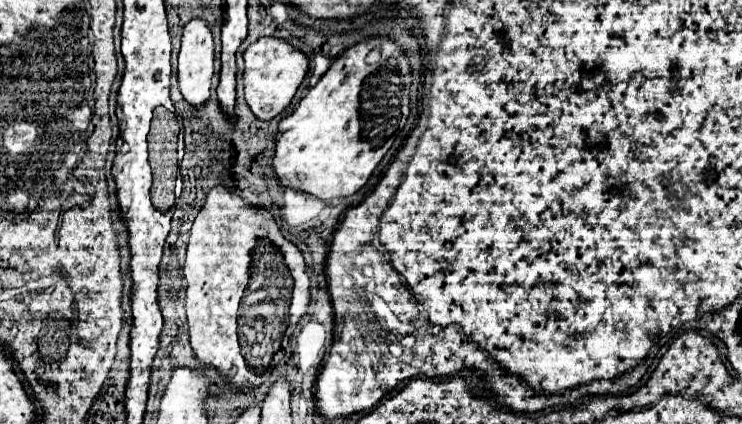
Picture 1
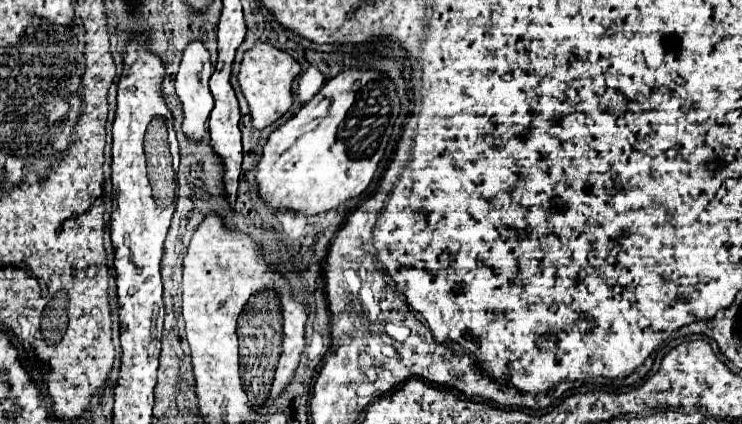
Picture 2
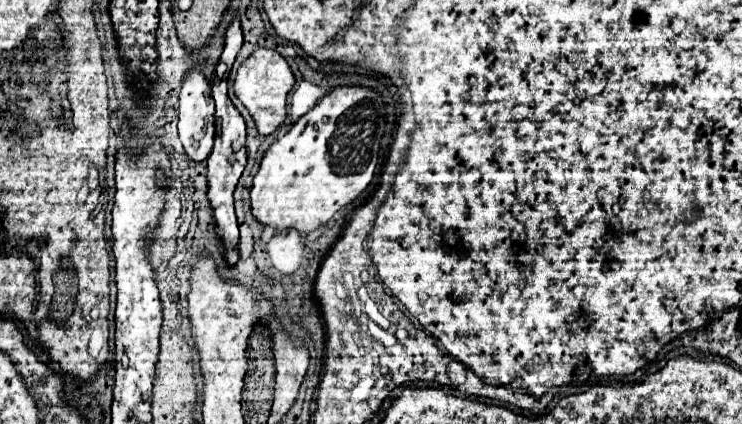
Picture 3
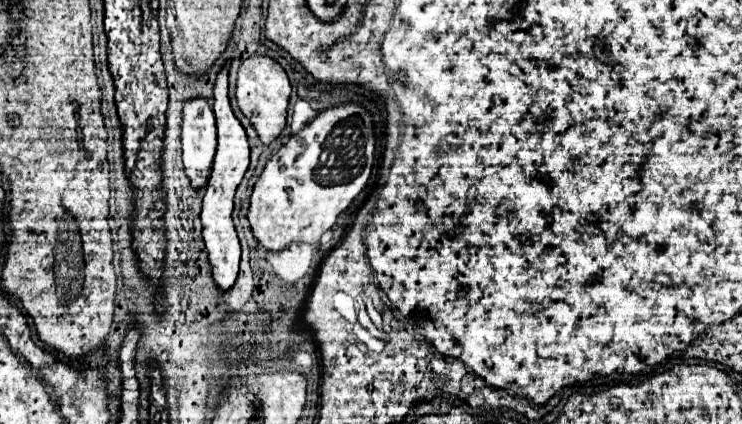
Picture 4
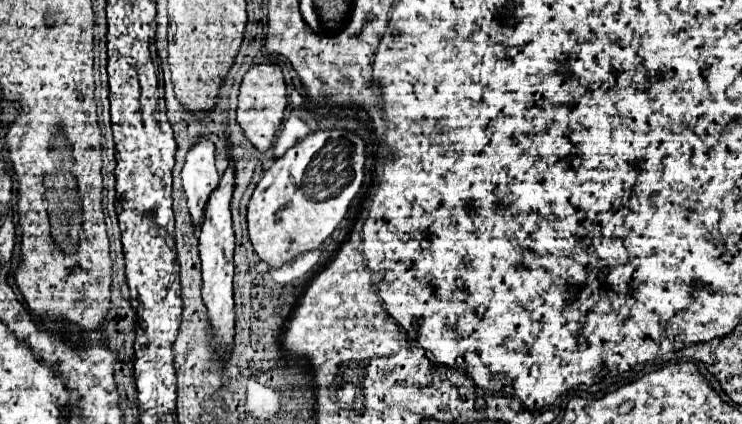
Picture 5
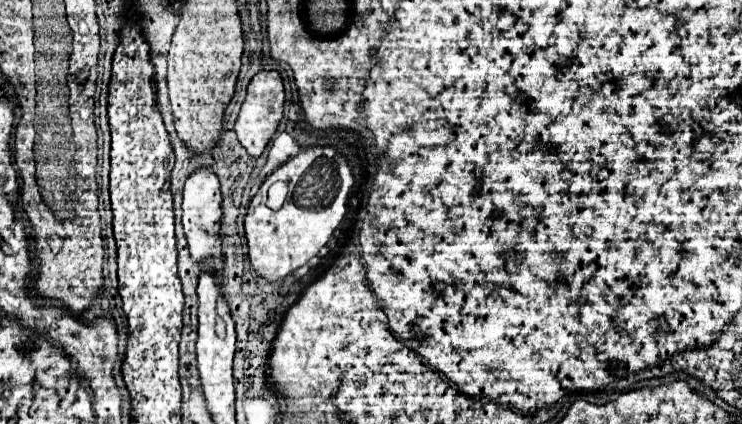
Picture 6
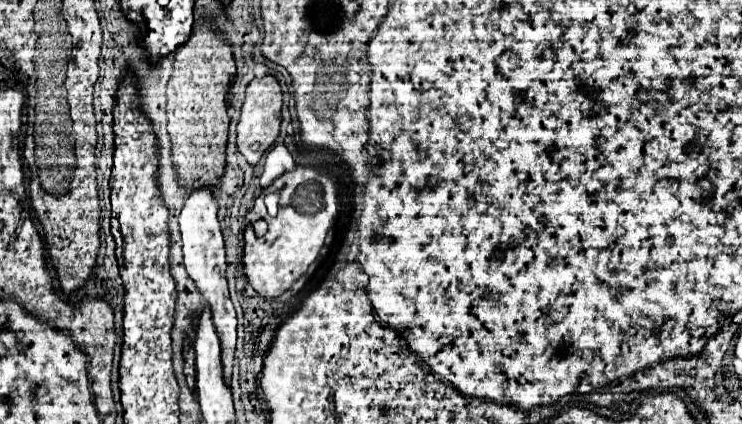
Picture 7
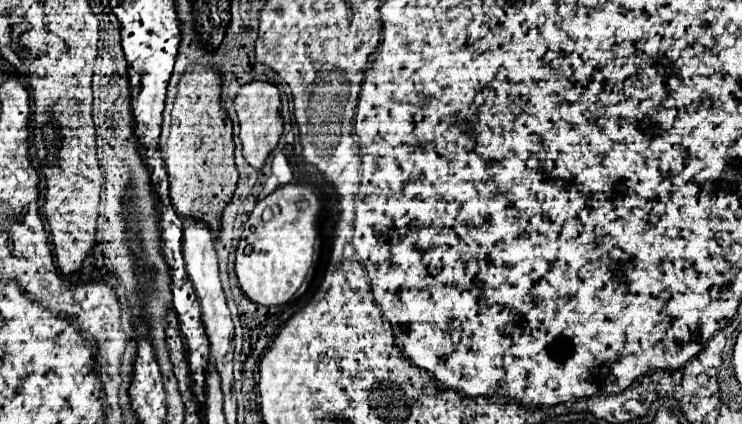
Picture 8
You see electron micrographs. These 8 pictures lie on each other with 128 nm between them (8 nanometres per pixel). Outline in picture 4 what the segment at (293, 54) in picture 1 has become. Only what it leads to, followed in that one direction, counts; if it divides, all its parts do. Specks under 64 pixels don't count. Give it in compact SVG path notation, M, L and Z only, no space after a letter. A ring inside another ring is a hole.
M250 56L242 62L238 70L238 82L236 82L236 100L242 114L250 120L254 130L258 132L262 144L270 144L280 136L280 132L286 126L286 110L290 100L290 80L284 72L284 68L274 62L268 56Z

